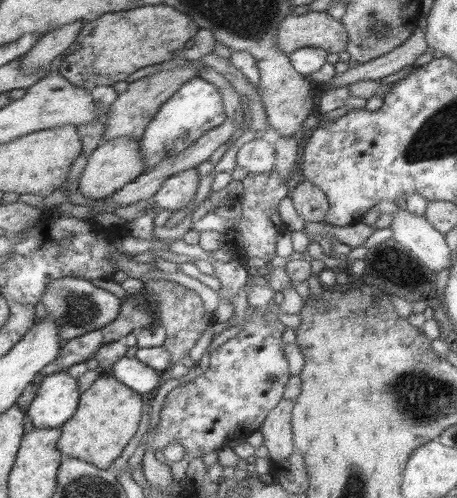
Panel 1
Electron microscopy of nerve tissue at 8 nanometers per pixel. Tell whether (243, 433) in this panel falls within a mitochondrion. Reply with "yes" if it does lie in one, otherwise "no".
no

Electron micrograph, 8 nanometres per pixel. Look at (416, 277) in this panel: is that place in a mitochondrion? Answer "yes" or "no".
no

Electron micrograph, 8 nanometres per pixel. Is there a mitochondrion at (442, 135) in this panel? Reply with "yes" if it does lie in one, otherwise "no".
yes

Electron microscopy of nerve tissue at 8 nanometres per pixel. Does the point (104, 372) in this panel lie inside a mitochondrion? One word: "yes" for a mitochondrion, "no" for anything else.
no

